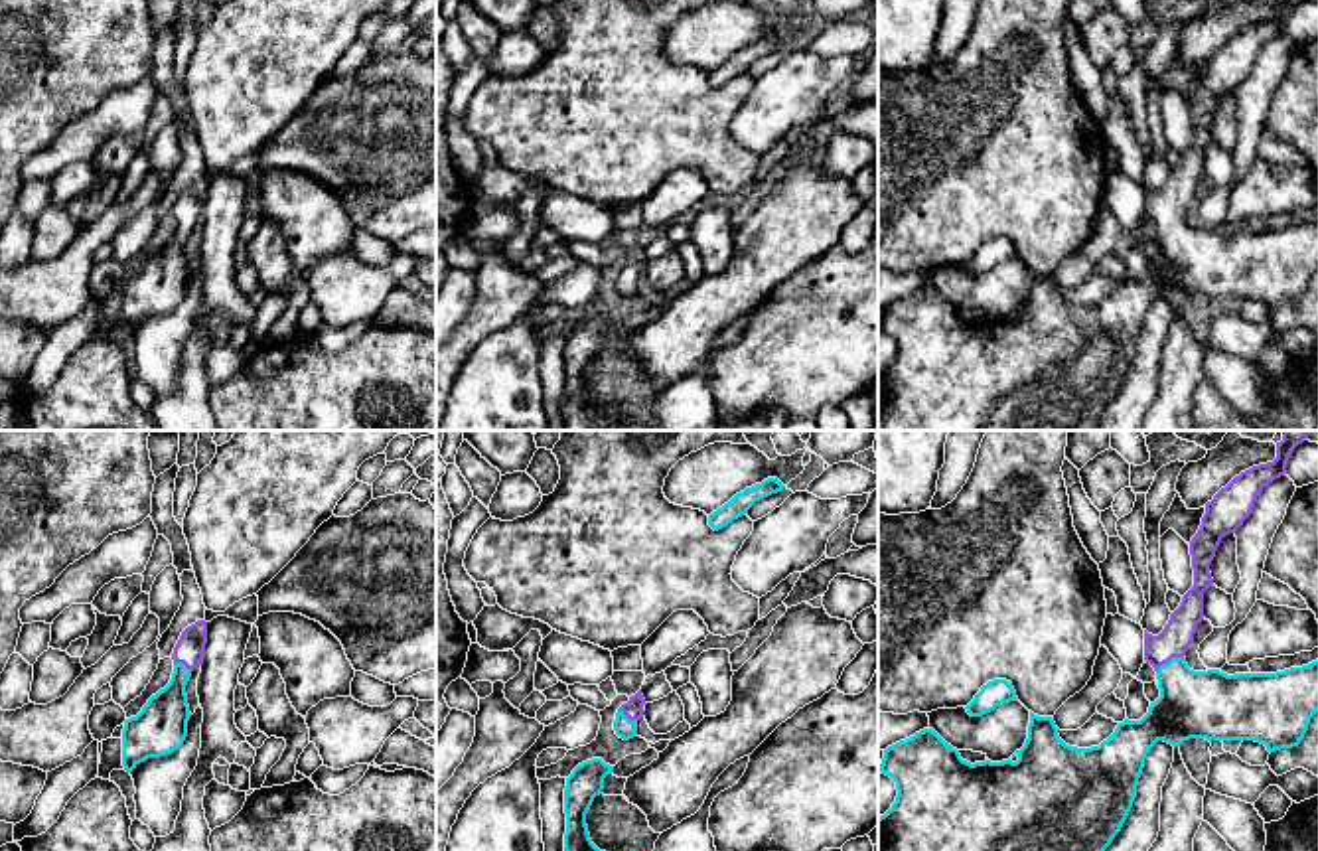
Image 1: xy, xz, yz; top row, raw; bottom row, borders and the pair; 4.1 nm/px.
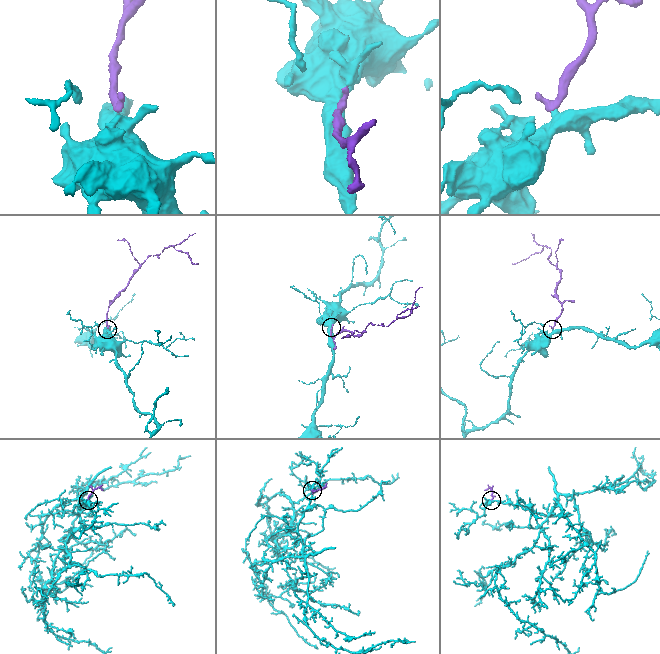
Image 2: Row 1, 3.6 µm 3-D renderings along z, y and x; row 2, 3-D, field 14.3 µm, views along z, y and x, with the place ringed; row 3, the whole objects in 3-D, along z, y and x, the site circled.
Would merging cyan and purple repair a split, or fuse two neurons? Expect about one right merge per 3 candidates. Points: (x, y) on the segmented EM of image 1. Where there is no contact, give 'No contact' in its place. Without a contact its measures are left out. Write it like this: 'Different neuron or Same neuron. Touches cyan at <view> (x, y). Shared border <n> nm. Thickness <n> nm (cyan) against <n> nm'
Same neuron. Touches cyan at yz (1171, 660). Shared border 130 nm. Thickness 280 nm (cyan) against 130 nm

